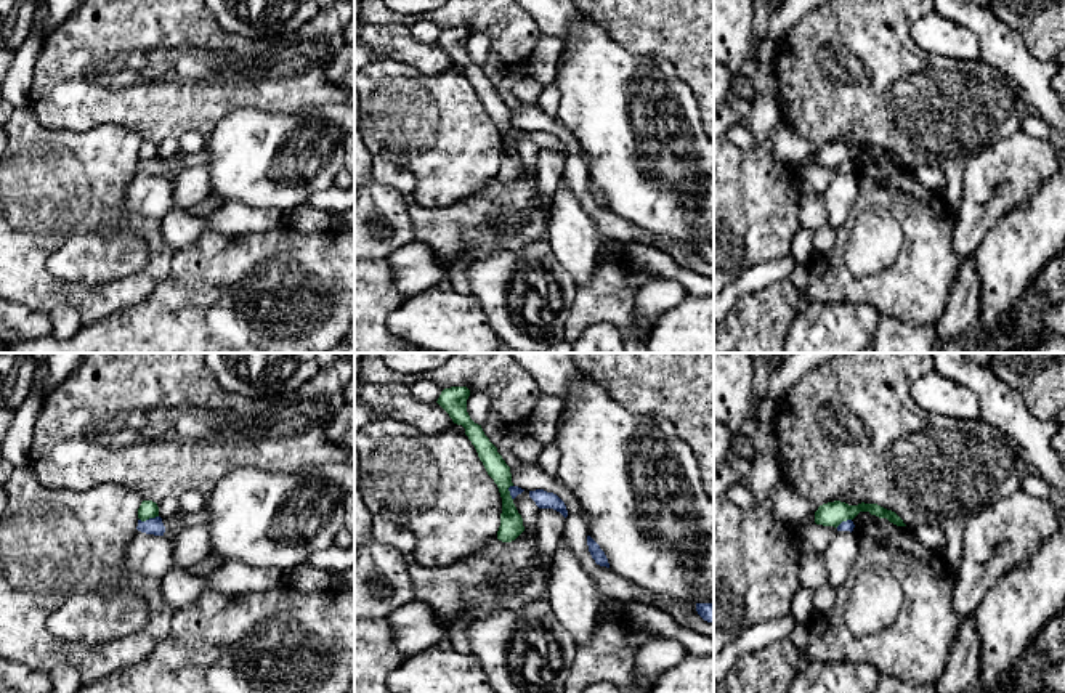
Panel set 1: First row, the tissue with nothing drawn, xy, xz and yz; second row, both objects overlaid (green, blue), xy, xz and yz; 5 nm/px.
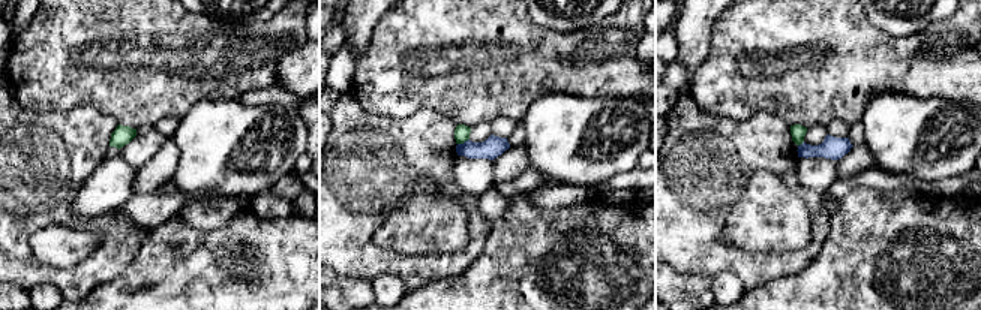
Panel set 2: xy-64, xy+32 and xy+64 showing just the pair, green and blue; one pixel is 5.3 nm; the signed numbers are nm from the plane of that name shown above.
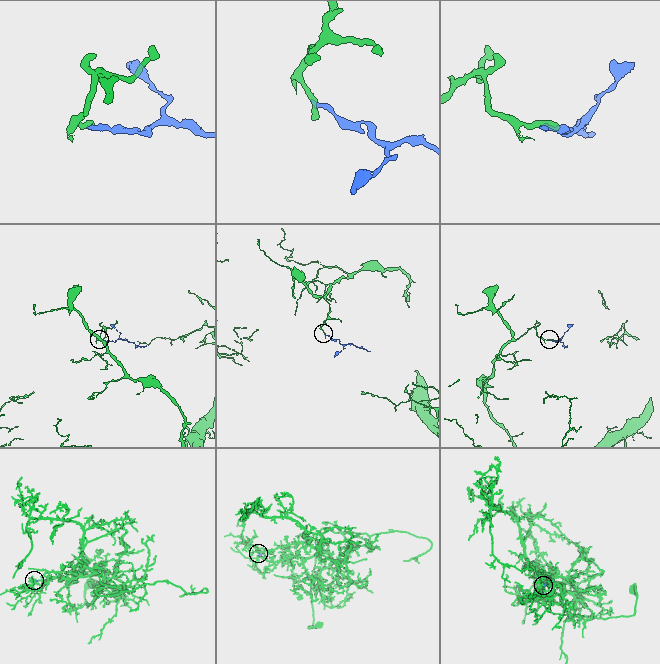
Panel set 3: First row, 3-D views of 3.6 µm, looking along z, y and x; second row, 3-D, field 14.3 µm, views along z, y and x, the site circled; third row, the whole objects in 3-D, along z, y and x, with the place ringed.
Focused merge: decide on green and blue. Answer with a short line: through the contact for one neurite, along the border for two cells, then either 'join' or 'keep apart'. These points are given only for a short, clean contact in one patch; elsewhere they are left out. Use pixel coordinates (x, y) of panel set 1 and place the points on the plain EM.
xy (157, 156), (140, 161) | keep apart

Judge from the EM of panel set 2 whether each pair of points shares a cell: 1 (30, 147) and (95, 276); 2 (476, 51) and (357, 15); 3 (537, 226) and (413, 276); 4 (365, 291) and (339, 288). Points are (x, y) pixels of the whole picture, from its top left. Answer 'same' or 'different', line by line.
1: same
2: different
3: different
4: same

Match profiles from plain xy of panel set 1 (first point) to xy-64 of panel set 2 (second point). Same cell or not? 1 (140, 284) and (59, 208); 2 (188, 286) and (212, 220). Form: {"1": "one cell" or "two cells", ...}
{"1": "one cell", "2": "two cells"}

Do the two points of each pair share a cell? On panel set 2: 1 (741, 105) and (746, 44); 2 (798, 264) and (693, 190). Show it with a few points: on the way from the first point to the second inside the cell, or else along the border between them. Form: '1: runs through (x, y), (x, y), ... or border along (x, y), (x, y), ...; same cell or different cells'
1: runs through (740, 90), (741, 59); same cell
2: runs through (764, 264), (743, 264), (731, 259), (696, 225); same cell

